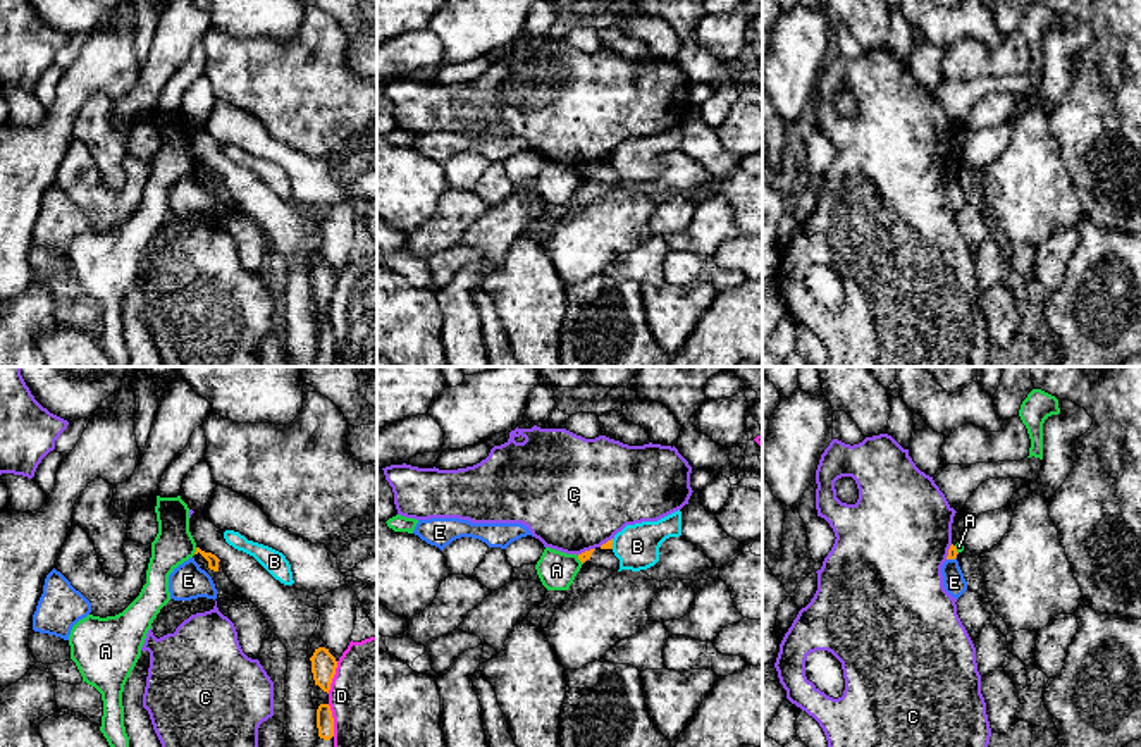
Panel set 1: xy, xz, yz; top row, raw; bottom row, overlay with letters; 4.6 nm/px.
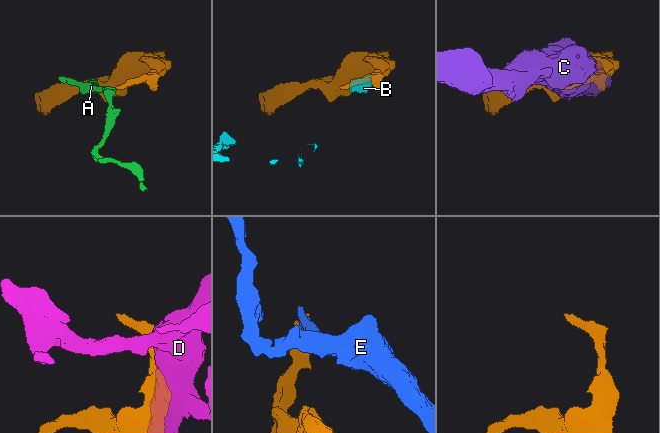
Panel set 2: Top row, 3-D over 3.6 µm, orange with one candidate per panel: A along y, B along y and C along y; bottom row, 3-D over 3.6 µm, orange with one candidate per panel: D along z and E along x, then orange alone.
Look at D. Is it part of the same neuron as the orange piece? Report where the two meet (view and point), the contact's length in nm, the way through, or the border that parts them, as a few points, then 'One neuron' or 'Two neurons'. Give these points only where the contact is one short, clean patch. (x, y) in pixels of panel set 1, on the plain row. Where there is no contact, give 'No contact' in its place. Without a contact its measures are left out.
Touches orange at xy (333, 291). Shared border 160 nm. Two neurons

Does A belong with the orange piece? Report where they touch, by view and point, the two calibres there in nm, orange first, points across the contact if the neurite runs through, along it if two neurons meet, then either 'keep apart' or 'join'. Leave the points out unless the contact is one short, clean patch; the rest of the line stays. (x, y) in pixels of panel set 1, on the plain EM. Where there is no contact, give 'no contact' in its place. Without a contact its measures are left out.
meets orange in xy at (197, 166); 50 nm thick on the orange side, 190 nm on the other; border along xy (197, 162), (193, 167); keep apart

